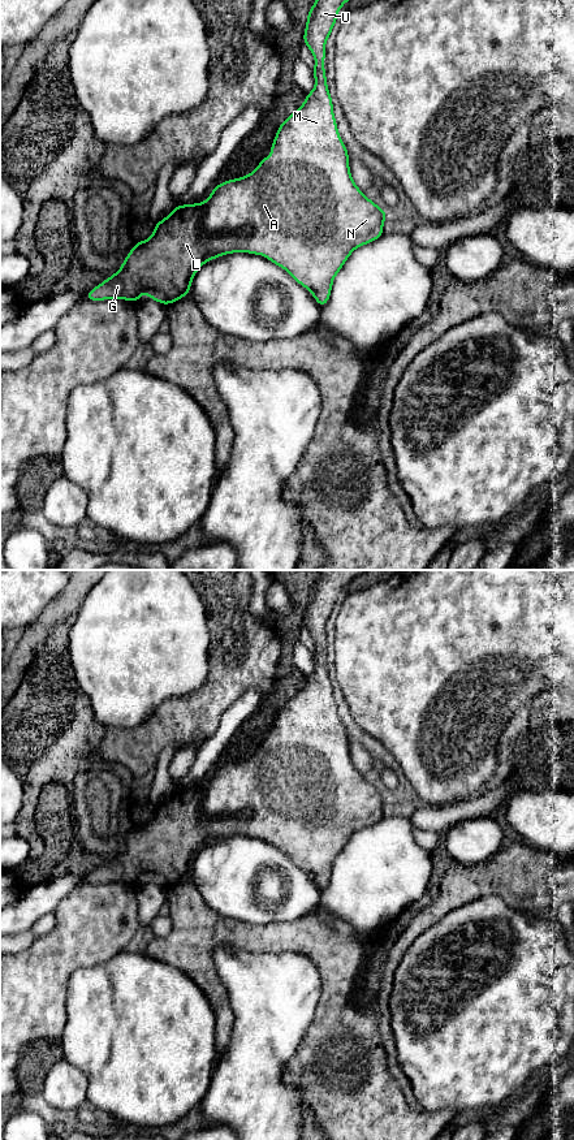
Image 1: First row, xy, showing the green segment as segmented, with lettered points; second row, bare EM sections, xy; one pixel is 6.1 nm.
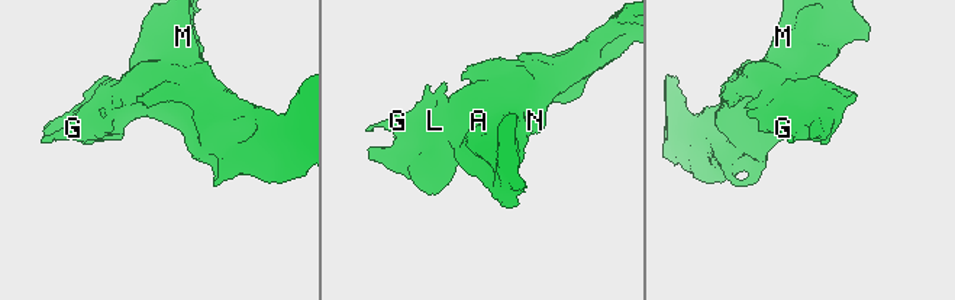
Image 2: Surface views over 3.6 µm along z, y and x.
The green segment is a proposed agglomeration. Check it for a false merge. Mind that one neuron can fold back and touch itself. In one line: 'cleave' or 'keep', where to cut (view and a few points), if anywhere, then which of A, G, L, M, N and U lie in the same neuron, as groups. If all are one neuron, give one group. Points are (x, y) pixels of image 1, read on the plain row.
keep; cut none; groups A G L M N U

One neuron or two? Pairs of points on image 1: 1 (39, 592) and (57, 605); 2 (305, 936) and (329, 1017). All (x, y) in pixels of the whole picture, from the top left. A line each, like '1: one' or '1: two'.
1: two
2: one

